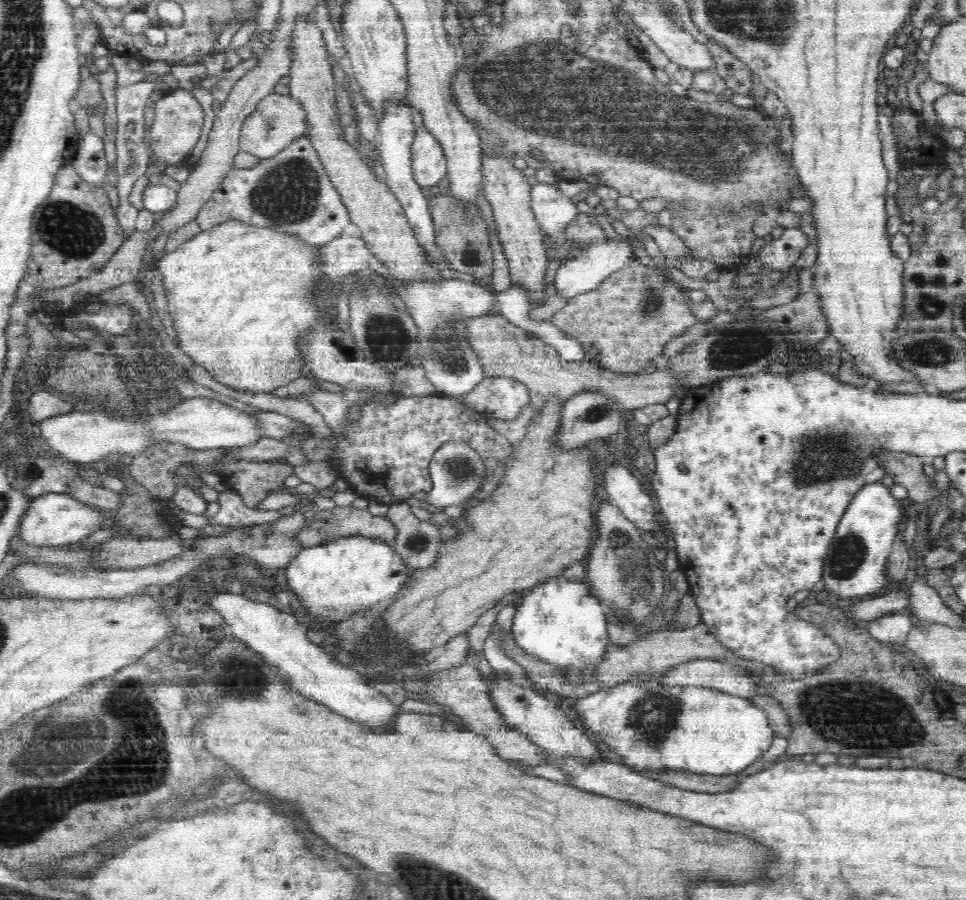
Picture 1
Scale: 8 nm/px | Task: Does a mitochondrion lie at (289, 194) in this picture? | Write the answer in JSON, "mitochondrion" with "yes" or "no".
{"mitochondrion":"yes"}

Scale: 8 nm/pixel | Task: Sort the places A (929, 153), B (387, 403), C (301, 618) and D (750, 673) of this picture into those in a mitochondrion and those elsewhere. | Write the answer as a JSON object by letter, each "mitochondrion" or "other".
{"A":"other","B":"other","C":"other","D":"other"}

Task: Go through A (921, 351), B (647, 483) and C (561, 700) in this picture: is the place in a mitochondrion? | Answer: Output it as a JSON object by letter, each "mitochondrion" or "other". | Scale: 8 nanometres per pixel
{"A":"mitochondrion","B":"other","C":"other"}

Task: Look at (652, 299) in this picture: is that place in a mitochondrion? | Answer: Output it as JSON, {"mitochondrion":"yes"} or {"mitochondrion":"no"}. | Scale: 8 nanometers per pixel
{"mitochondrion":"yes"}

